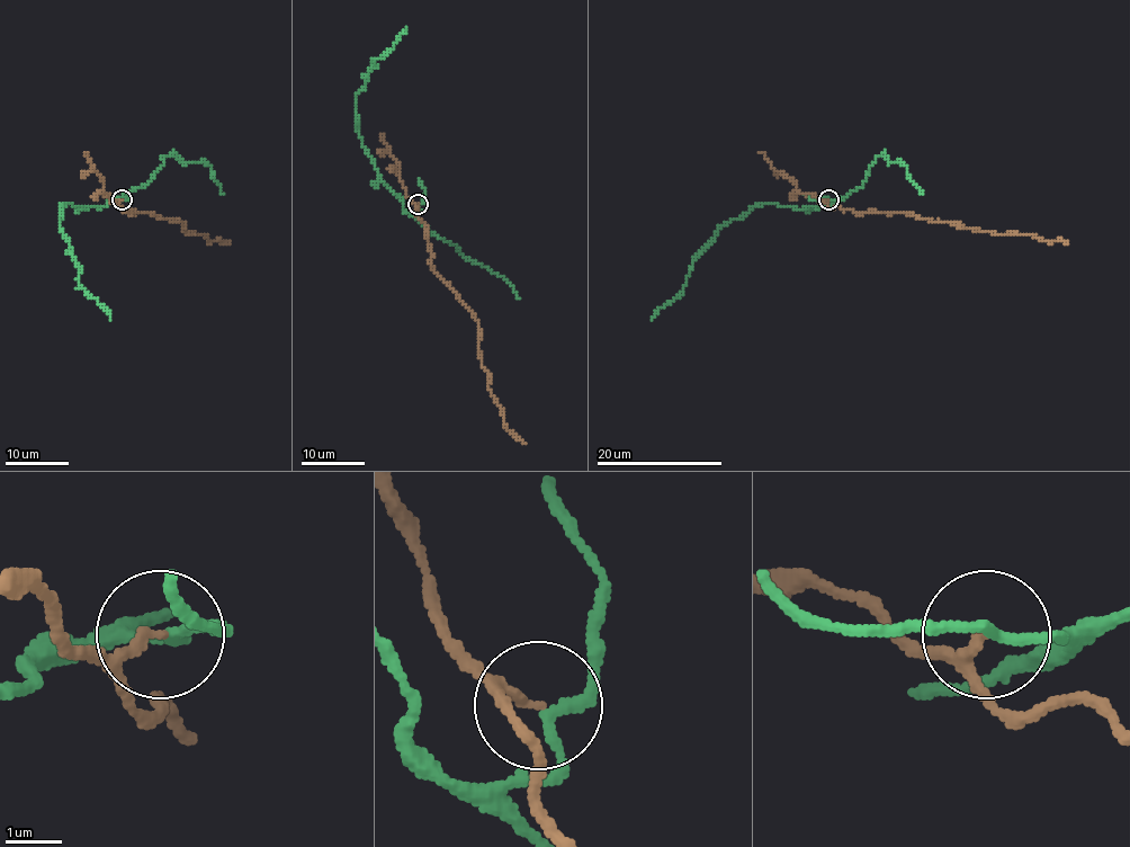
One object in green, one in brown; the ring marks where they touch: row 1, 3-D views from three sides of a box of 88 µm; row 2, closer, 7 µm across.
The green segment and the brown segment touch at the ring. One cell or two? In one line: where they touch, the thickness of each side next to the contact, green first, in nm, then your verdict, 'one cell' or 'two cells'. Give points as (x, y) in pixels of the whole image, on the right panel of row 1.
at (828, 199); 160 nm thick on the green side, 150 nm on the other; two cells

